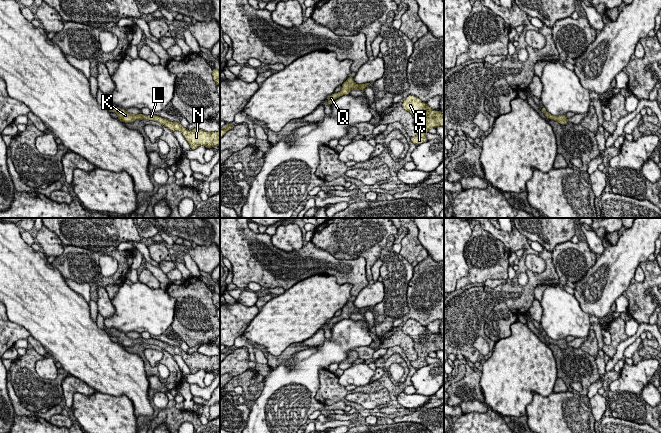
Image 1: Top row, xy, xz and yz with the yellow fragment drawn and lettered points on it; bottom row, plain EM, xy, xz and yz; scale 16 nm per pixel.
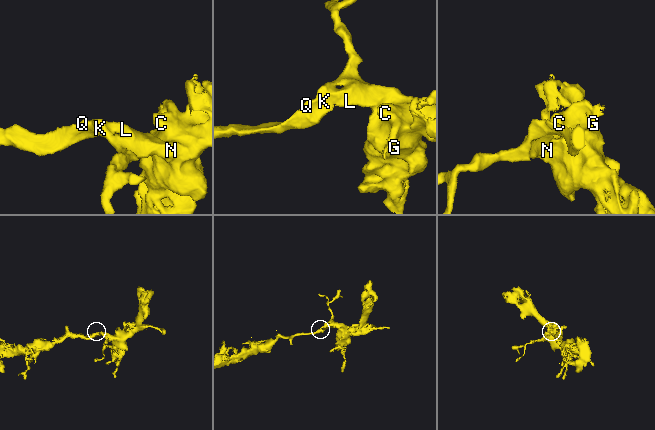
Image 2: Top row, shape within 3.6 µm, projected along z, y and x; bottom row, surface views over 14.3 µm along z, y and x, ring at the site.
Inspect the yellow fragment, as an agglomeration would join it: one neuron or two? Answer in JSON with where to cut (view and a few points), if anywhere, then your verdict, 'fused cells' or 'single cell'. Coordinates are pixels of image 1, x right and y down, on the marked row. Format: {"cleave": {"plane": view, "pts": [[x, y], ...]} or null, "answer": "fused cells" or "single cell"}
{"cleave": null, "answer": "single cell"}

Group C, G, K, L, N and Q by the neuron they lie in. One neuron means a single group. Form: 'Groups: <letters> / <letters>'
Groups: C G K L N Q

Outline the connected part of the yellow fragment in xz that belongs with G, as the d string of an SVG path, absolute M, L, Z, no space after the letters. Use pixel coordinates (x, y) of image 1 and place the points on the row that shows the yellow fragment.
M408 96L402 103L402 107L414 117L417 135L411 137L410 141L416 145L428 141L426 133L429 132L430 128L444 127L444 115L438 110L431 109L427 103L415 96Z

